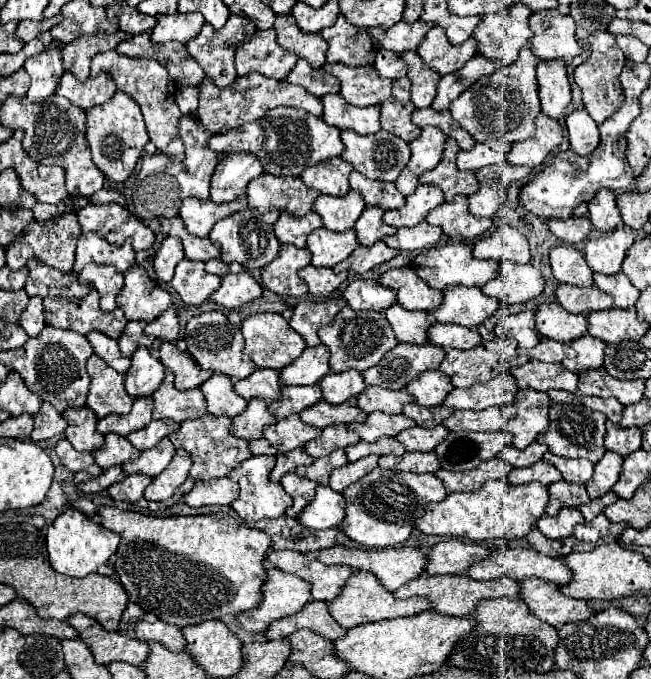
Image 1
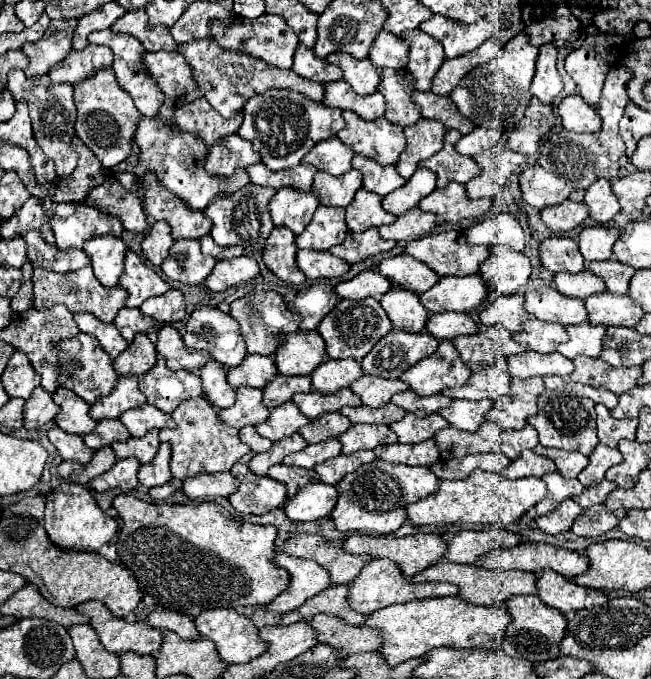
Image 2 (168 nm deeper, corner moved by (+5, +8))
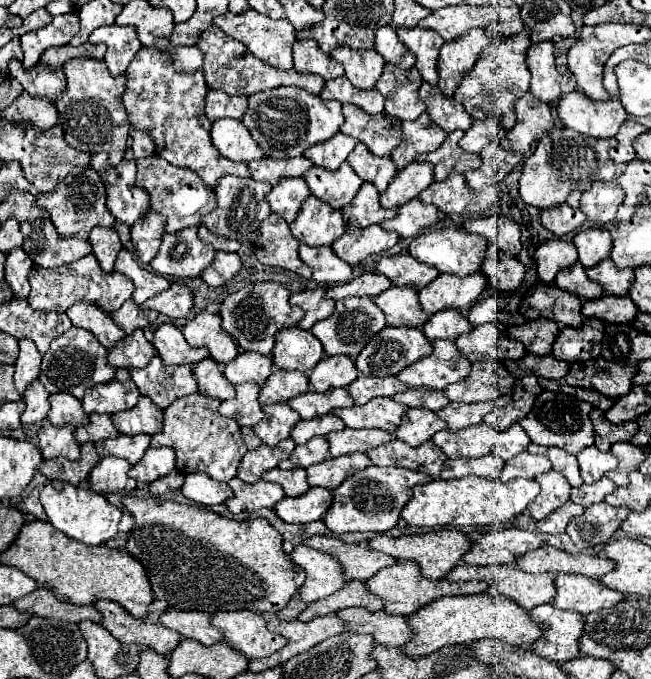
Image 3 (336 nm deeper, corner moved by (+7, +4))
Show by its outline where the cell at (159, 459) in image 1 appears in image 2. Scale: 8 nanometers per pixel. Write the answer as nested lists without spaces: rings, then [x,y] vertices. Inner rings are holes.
[[[149,430],[145,436],[141,438],[131,438],[127,442],[113,442],[111,448],[115,452],[117,458],[137,458],[141,464],[151,462],[153,456],[157,454],[159,448],[159,438],[157,438],[159,430]]]

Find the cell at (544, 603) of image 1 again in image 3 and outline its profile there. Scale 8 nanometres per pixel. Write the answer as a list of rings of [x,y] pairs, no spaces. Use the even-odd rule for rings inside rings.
[[[557,574],[553,606],[561,610],[573,610],[579,614],[591,614],[617,604],[617,592],[605,588],[595,578]]]

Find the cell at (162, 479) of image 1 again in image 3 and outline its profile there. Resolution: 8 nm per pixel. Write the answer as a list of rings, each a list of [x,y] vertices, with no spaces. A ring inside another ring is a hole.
[[[149,448],[139,464],[129,470],[137,482],[153,482],[175,472],[175,452],[171,448]]]

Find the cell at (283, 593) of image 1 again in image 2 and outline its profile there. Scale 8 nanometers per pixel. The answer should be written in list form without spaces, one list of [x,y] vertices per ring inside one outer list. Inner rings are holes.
[[[279,552],[275,556],[275,564],[291,574],[291,582],[289,588],[267,606],[271,612],[281,612],[281,614],[291,612],[299,608],[303,602],[307,602],[309,598],[313,598],[315,594],[331,586],[329,572],[323,566],[319,566],[315,560],[297,558]]]

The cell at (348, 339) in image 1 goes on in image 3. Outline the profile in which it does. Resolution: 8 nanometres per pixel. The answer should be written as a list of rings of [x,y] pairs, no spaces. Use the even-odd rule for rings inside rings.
[[[347,298],[347,300],[339,300],[337,302],[337,310],[333,316],[329,316],[327,320],[317,322],[311,332],[321,340],[325,354],[327,356],[337,356],[337,354],[345,354],[349,358],[355,360],[355,356],[359,356],[359,352],[367,346],[367,342],[381,332],[381,328],[385,326],[385,316],[379,310],[379,306],[369,298]]]

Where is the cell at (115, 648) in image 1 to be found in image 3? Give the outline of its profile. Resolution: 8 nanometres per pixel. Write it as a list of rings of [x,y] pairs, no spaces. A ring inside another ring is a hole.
[[[99,600],[95,608],[101,612],[103,620],[101,626],[111,632],[119,642],[125,644],[139,644],[145,648],[155,650],[157,654],[169,654],[177,642],[179,634],[171,628],[165,628],[161,624],[145,624],[143,620],[137,620],[129,616],[117,602],[111,600]]]

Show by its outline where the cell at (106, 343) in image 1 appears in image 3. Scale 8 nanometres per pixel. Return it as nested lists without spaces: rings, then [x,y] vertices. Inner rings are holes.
[[[85,300],[77,302],[75,306],[71,306],[67,310],[67,316],[73,322],[73,326],[79,326],[79,328],[93,332],[95,338],[107,350],[115,348],[115,344],[121,344],[125,338],[125,332],[113,322],[113,318],[91,302],[85,302]]]

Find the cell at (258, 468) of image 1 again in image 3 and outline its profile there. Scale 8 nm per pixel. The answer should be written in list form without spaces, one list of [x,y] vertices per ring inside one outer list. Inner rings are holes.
[[[231,478],[229,486],[235,492],[235,496],[225,502],[231,514],[255,512],[259,508],[273,508],[279,500],[285,498],[285,492],[283,488],[279,488],[279,484],[271,484],[265,480],[259,480],[257,484],[247,484],[239,482],[237,478]]]

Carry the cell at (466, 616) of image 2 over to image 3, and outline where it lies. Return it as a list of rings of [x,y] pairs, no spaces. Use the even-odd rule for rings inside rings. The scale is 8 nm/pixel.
[[[475,594],[475,596],[447,596],[439,598],[425,608],[413,612],[407,616],[407,624],[413,632],[411,640],[403,646],[403,652],[409,658],[421,658],[427,654],[433,654],[435,650],[443,646],[453,644],[467,644],[471,640],[483,640],[483,638],[497,638],[511,646],[527,646],[535,642],[541,634],[539,626],[531,622],[529,612],[517,606],[513,600],[507,600],[503,596],[493,594]]]

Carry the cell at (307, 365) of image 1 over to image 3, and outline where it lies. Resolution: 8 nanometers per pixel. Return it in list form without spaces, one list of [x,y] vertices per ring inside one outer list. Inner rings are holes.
[[[293,326],[277,332],[271,354],[277,368],[307,374],[323,358],[323,346],[311,332]]]

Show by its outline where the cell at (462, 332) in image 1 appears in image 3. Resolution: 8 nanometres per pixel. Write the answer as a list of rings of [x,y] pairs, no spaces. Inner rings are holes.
[[[451,308],[433,314],[423,326],[423,332],[425,332],[425,336],[431,342],[437,340],[437,338],[451,338],[451,340],[455,340],[457,336],[467,334],[471,330],[473,330],[473,326],[465,318],[465,314],[461,314],[459,310],[451,310]]]

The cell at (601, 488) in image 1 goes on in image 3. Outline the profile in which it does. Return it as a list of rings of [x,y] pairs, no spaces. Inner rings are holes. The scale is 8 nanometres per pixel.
[[[589,446],[583,452],[579,452],[577,460],[581,466],[581,478],[585,484],[597,482],[605,472],[617,466],[617,460],[611,452],[601,452],[595,446]]]

